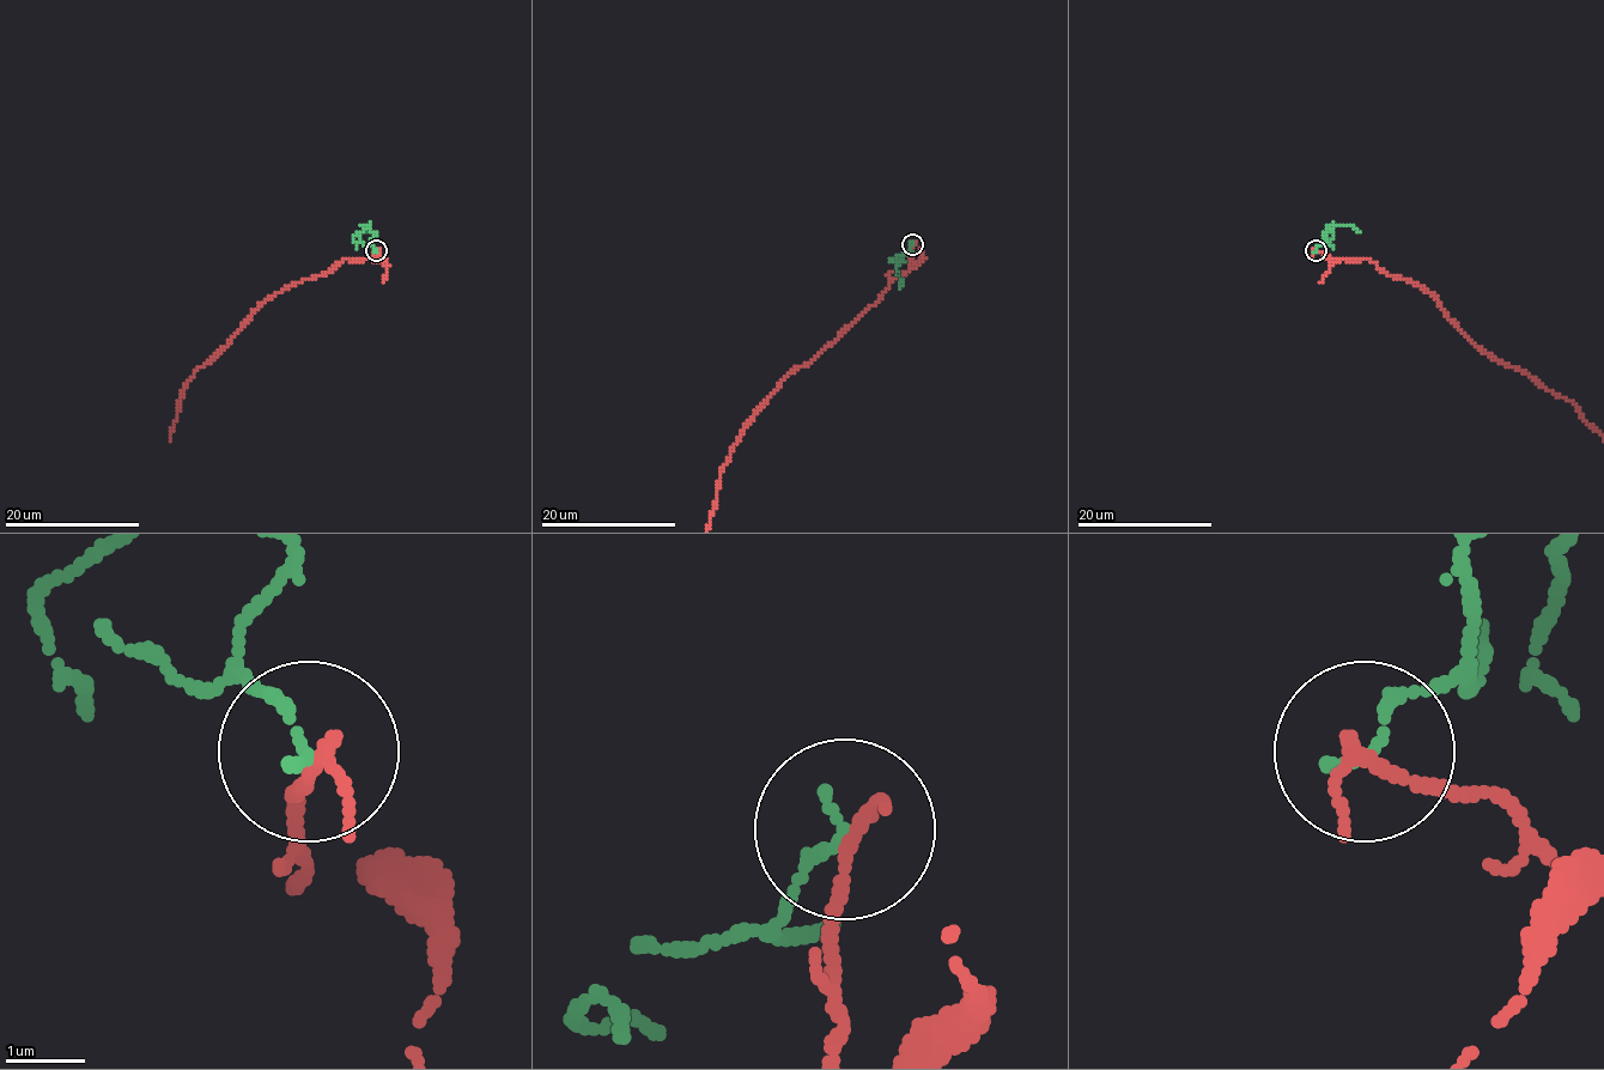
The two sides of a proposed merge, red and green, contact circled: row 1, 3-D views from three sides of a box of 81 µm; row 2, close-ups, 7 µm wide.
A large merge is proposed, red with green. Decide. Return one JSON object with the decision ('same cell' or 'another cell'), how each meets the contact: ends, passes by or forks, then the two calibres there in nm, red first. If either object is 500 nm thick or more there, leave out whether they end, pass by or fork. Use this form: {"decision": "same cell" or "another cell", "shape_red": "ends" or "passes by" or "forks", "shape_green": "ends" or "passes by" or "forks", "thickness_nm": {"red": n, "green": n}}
{"decision": "another cell", "shape_red": "ends", "shape_green": "ends", "thickness_nm": {"red": 200, "green": 140}}

